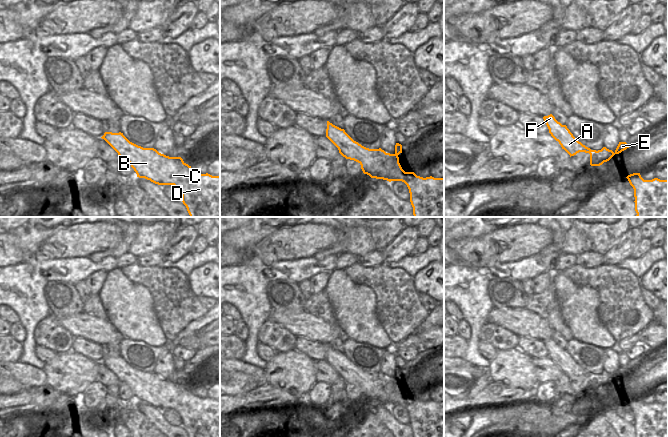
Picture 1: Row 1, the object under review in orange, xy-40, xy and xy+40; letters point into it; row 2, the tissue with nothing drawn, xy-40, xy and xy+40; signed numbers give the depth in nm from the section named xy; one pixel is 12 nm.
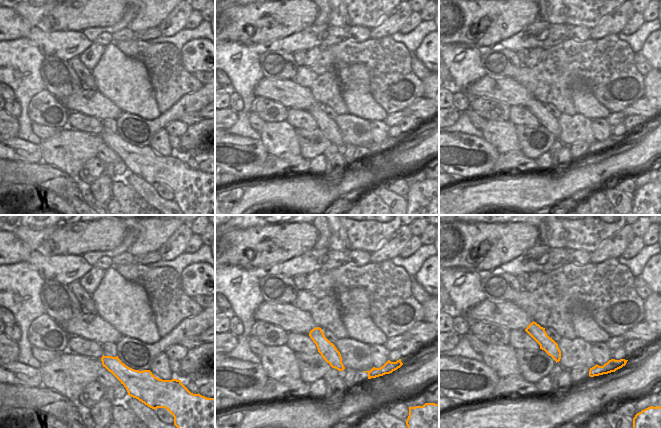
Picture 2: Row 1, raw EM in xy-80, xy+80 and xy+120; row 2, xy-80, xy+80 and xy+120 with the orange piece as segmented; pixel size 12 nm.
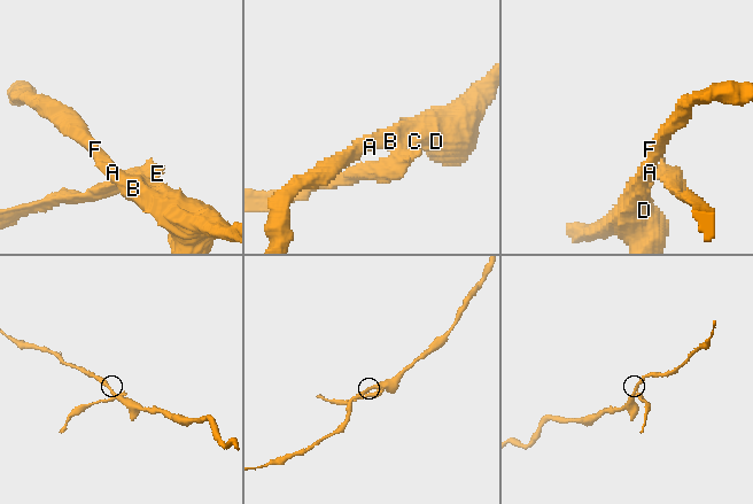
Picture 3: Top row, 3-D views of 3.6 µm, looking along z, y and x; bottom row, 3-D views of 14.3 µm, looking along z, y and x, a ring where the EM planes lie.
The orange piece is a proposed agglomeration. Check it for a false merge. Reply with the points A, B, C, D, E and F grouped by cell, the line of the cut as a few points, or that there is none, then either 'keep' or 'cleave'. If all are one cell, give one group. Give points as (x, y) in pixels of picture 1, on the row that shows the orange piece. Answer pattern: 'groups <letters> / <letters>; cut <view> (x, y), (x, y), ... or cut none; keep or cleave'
groups A B C D F / E; cut xy+40 (595, 151), (593, 157), (603, 162); cleave

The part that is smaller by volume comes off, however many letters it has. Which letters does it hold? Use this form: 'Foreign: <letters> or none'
Foreign: E

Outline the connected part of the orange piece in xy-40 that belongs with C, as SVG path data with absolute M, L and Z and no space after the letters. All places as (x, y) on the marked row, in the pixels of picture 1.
M105 132L101 137L119 155L126 159L139 178L158 185L174 185L182 195L190 217L220 217L220 176L196 173L181 157L169 157L154 148L143 148L130 142L123 133Z

